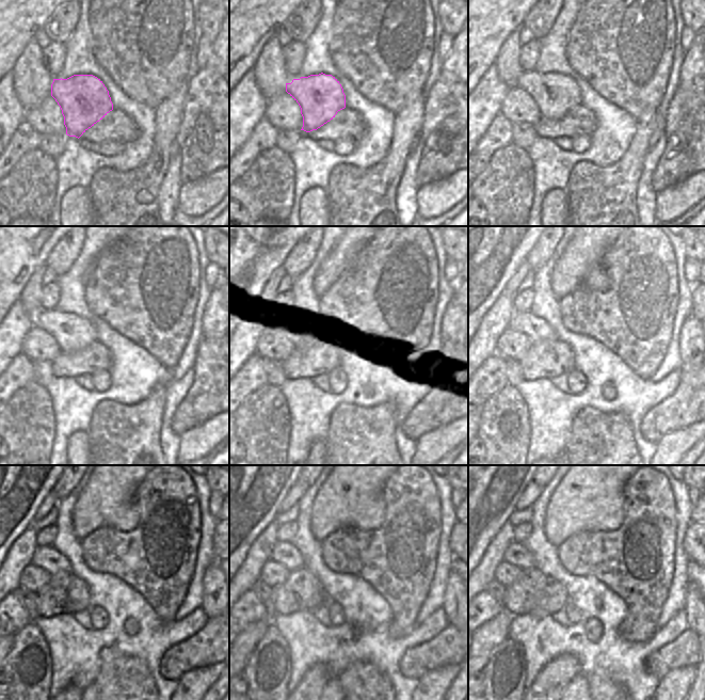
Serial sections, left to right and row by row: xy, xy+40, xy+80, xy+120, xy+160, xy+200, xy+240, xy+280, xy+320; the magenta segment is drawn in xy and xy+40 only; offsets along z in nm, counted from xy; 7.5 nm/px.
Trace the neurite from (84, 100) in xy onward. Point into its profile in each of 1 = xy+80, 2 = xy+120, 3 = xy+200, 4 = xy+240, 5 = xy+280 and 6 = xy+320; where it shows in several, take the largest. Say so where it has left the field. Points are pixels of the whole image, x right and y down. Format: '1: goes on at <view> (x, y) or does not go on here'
1: goes on at xy+80 (555, 94)
2: goes on at xy+120 (73, 333)
3: goes on at xy+200 (534, 333)
4: goes on at xy+240 (52, 568)
5: goes on at xy+280 (291, 567)
6: goes on at xy+320 (531, 565)

